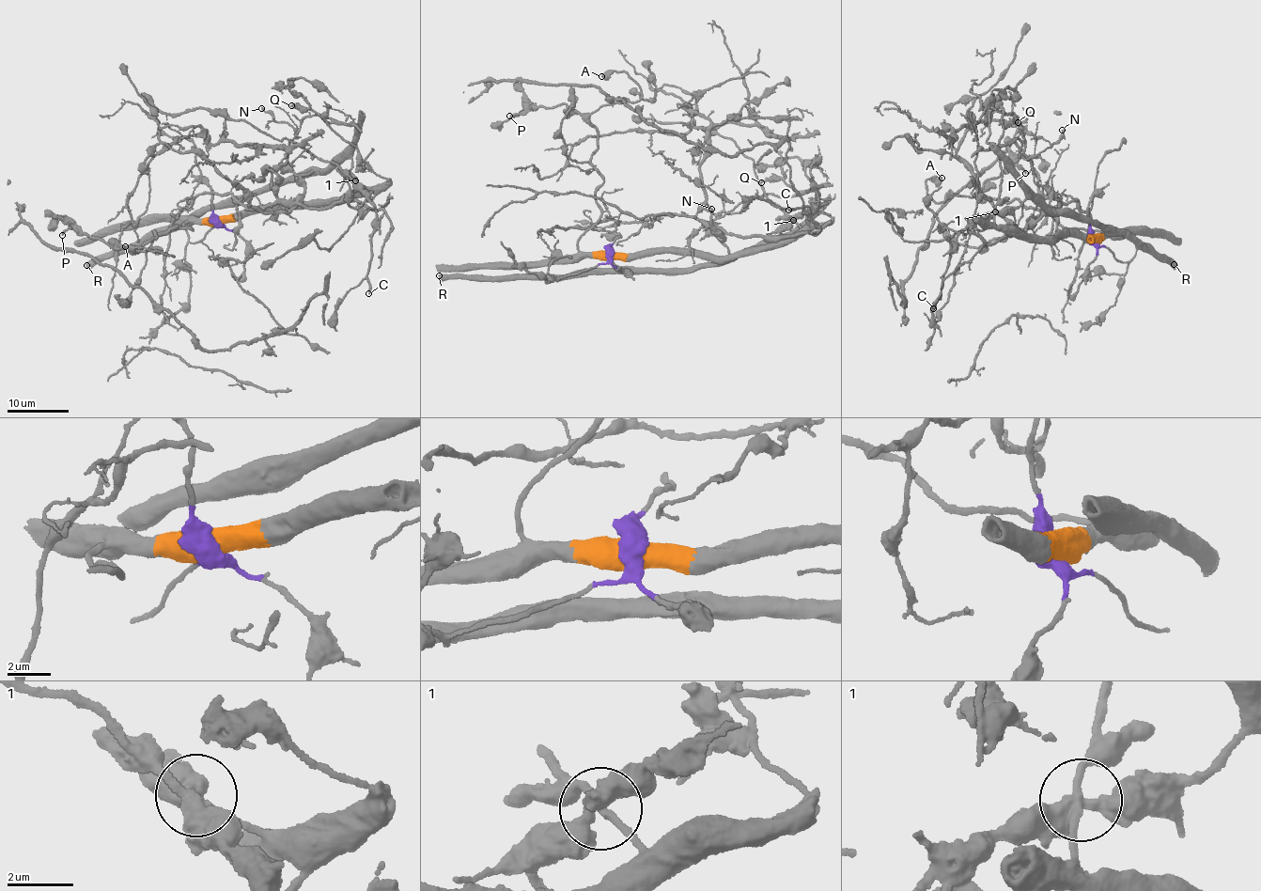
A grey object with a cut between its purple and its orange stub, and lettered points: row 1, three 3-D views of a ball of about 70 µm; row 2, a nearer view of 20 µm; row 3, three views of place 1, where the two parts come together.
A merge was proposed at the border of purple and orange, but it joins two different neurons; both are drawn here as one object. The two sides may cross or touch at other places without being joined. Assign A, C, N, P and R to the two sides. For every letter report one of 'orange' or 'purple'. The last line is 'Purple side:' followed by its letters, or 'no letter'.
A: orange
C: purple
N: purple
P: orange
R: purple
Purple side: C, N, R

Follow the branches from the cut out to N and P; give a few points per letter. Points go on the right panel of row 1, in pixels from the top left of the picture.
N: (1093, 241), (1087, 207), (1095, 194), (1087, 211), (1077, 200), (1028, 221), (1050, 201), (1024, 158), (1062, 130)
P: (1093, 239), (1107, 232), (1061, 226), (1019, 201), (983, 197), (984, 183), (1005, 170), (1017, 164), (1025, 173)

